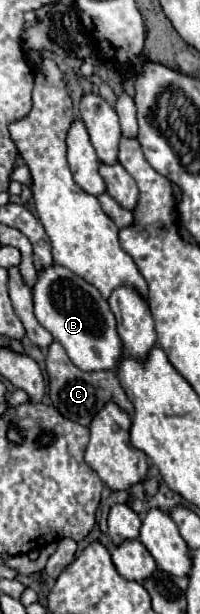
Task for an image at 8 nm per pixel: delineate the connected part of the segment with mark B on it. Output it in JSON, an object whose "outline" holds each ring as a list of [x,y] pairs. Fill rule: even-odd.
{"outline":[[[55,264],[43,270],[41,274],[37,274],[33,300],[35,300],[37,320],[65,348],[67,356],[79,370],[85,370],[85,372],[113,370],[115,372],[119,368],[119,362],[123,356],[123,344],[117,334],[117,320],[107,300],[101,296],[101,292],[93,284],[75,276],[71,270]]]}

